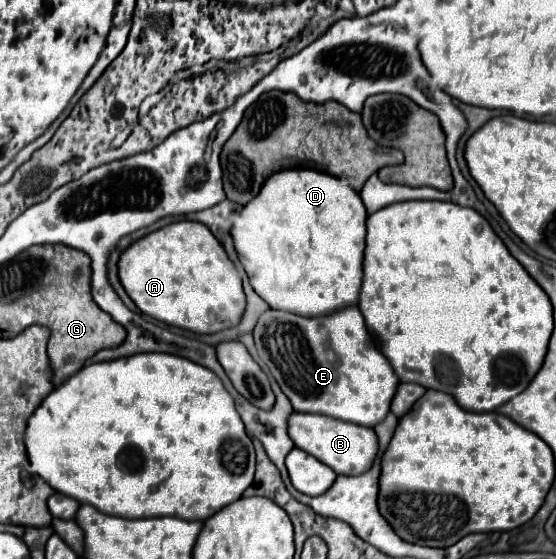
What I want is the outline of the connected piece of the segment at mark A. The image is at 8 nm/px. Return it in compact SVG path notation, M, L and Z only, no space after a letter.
M198 221L170 223L142 237L122 253L118 269L136 307L166 325L210 335L242 321L246 295L240 273L212 231Z

